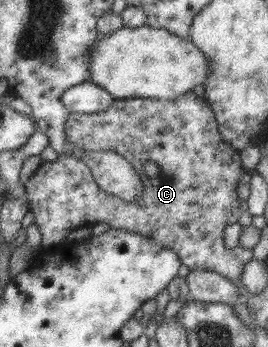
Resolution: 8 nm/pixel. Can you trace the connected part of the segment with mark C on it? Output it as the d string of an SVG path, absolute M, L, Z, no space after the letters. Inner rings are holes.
M189 91L169 100L135 97L113 99L107 108L99 112L69 112L64 122L64 133L66 142L74 148L114 152L127 160L139 174L143 193L133 203L125 203L99 190L89 168L75 156L59 153L54 162L41 161L24 184L28 211L33 214L34 224L40 231L41 247L59 246L65 242L70 231L101 222L107 224L109 229L137 234L143 239L153 239L163 248L170 248L189 270L211 271L231 282L239 282L244 264L252 259L252 249L225 248L223 232L227 226L237 223L241 214L236 188L239 178L246 171L242 168L240 154L221 140L217 123L204 97ZM147 161L155 162L159 169L152 178L143 172L143 165Z

